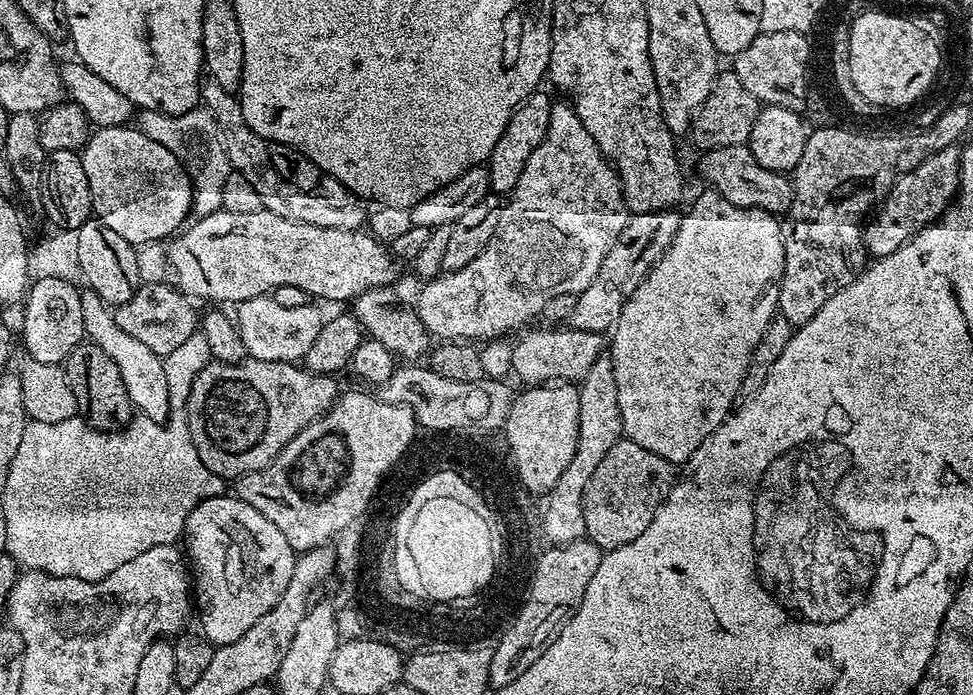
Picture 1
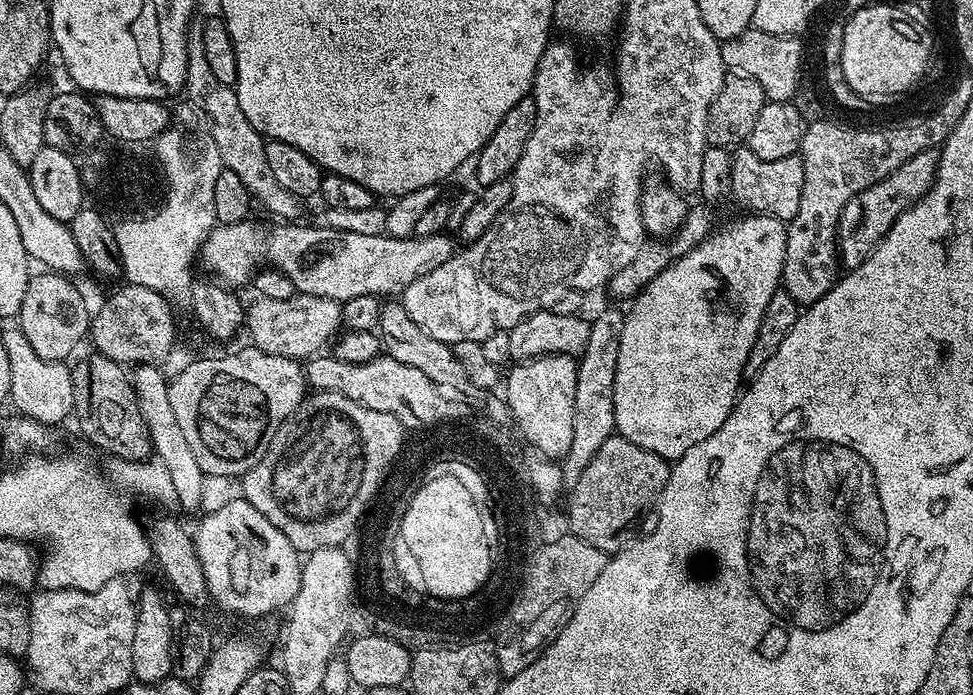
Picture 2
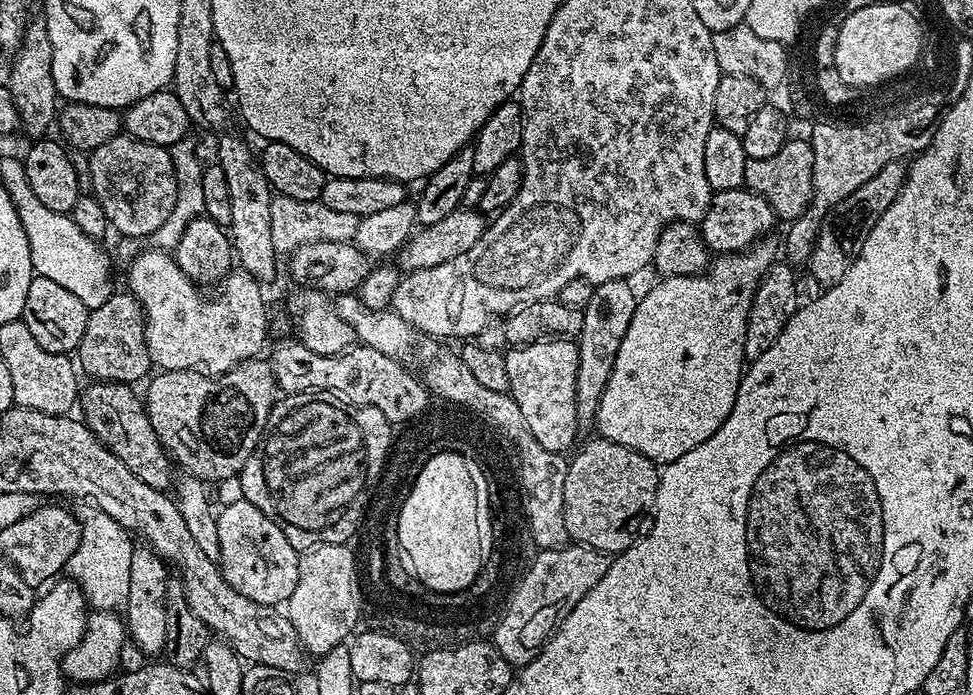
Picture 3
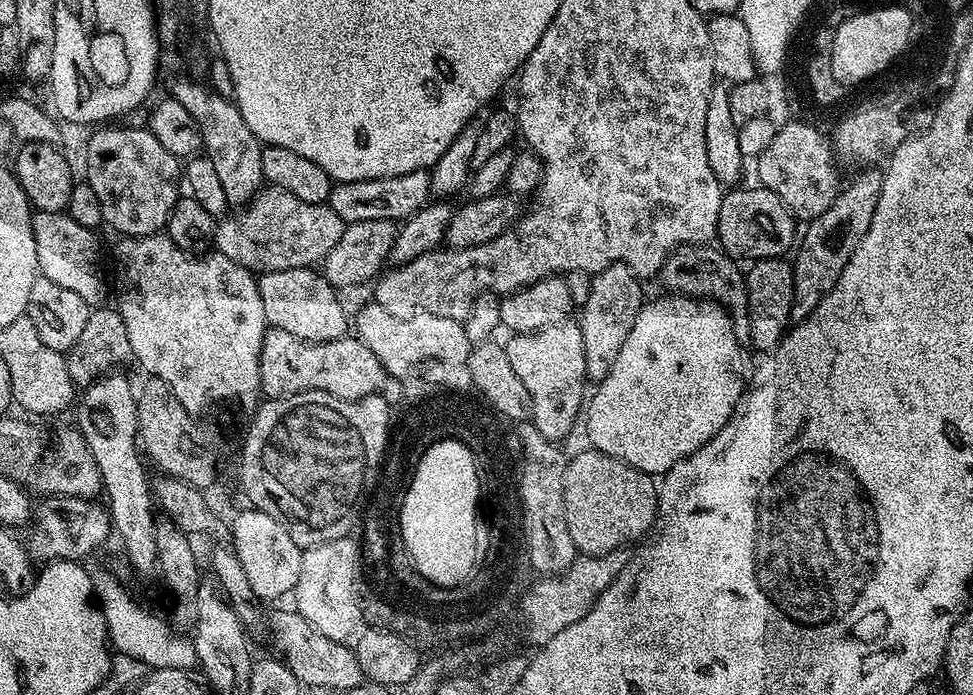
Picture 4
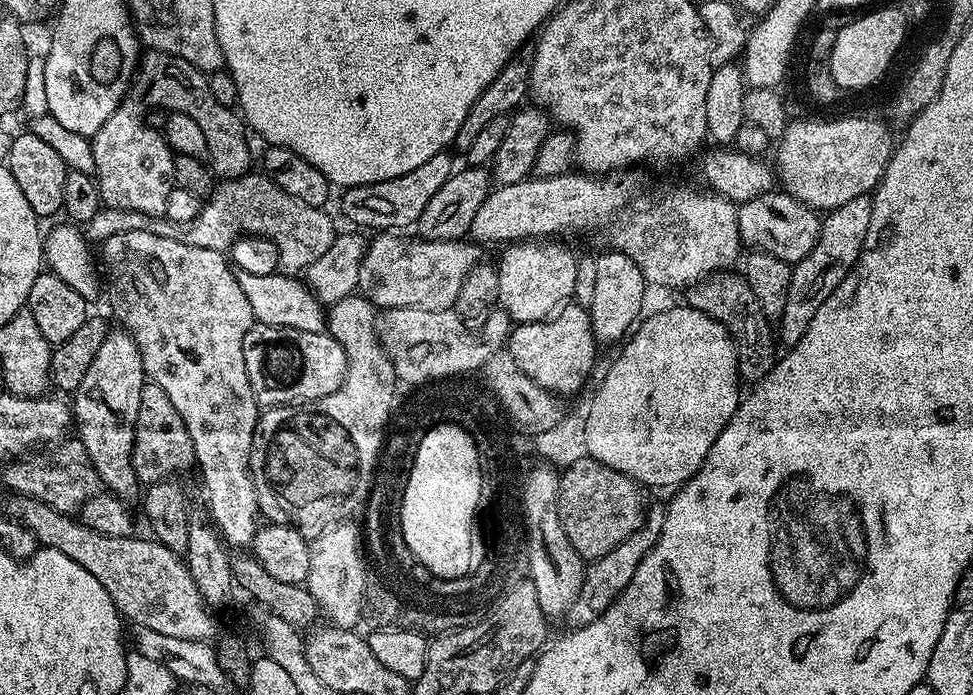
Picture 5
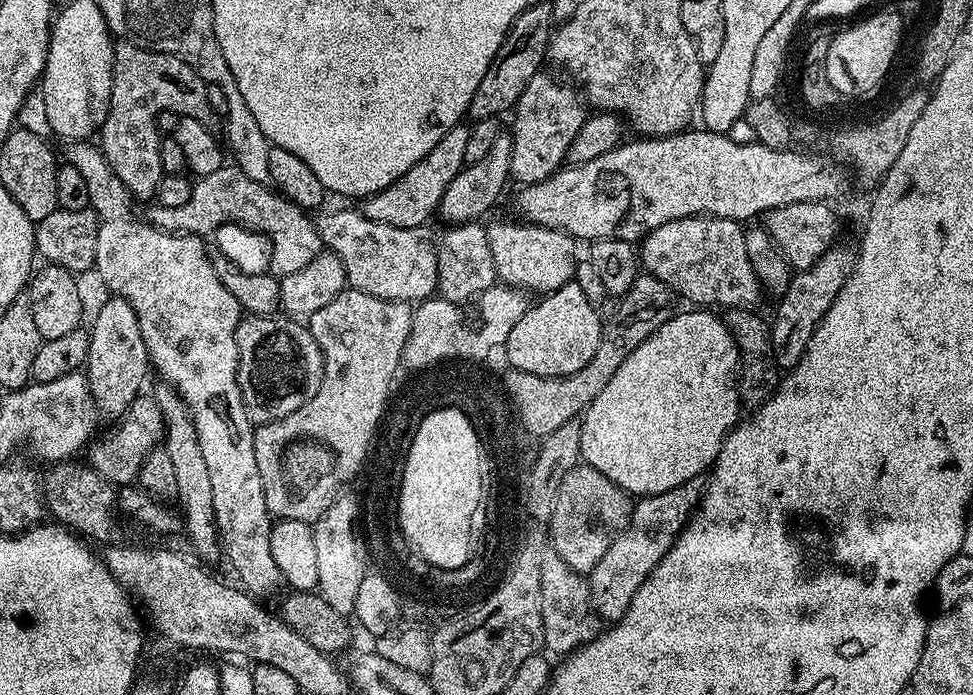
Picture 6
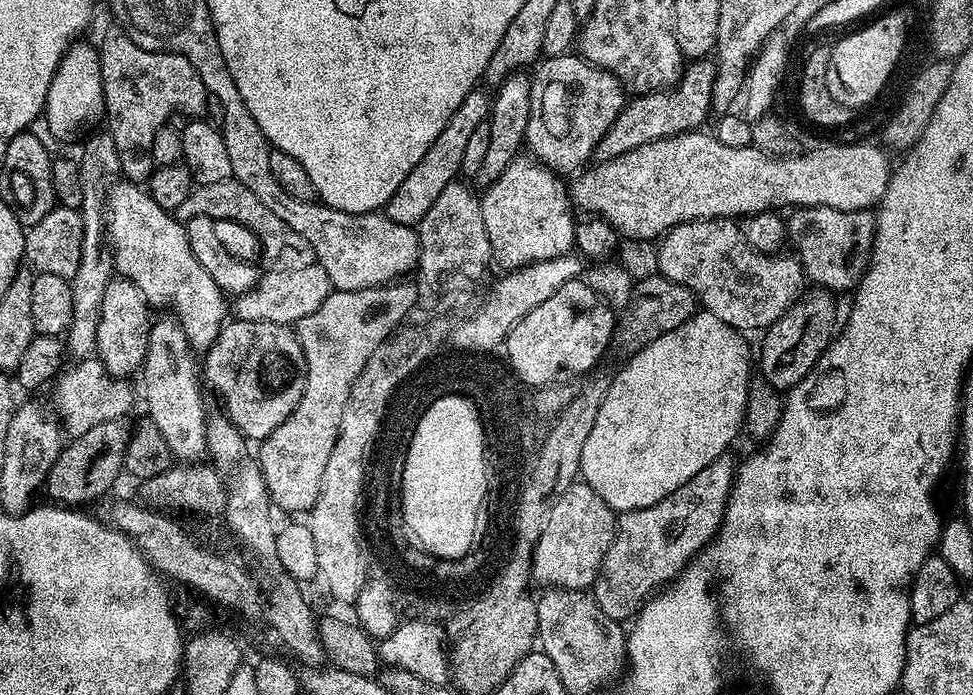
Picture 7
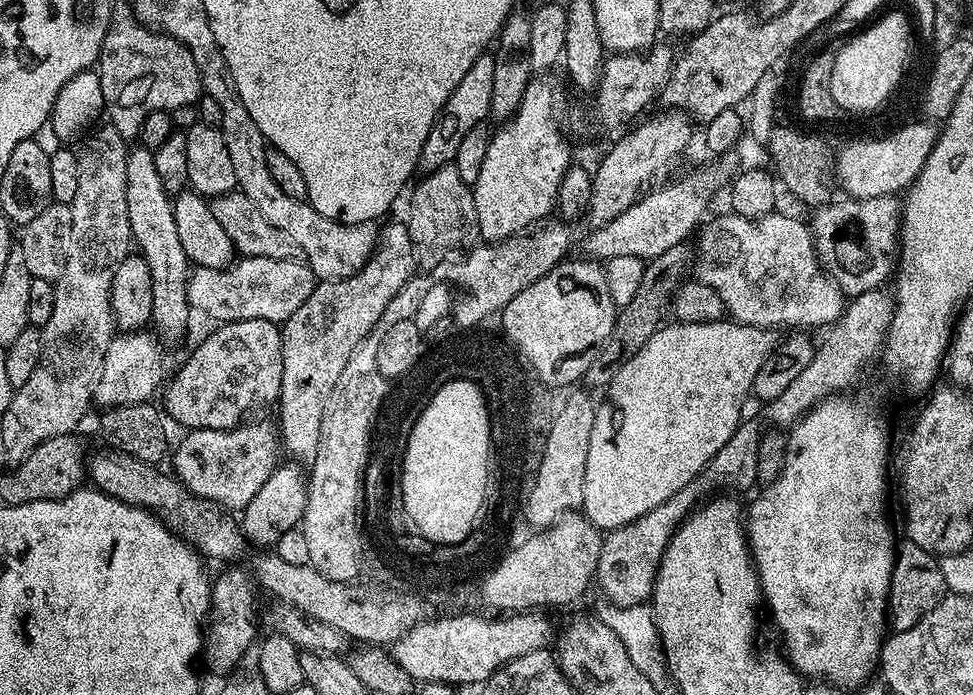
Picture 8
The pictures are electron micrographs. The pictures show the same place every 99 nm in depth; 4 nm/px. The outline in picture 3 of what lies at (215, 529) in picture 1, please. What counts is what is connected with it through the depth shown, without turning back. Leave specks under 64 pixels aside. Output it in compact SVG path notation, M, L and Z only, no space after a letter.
M236 498L233 504L219 510L216 520L221 547L218 563L226 582L234 586L238 594L254 598L254 602L283 605L290 594L294 594L294 586L298 586L298 549L290 546L286 534L282 534L275 522L258 510L258 506L243 498Z

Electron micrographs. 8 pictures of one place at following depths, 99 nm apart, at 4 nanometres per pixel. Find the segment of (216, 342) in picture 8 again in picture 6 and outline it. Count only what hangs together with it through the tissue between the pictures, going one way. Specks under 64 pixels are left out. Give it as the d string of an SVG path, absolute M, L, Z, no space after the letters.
M245 315L236 328L238 344L238 386L242 390L244 405L253 425L269 424L275 420L286 418L286 414L294 414L294 410L306 403L314 394L318 394L318 386L324 381L324 351L314 342L314 334L299 319L283 318L275 320L275 315Z

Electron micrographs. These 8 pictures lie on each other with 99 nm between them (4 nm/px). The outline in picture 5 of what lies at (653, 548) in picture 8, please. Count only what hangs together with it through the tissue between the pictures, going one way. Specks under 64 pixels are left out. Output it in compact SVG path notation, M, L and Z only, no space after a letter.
M653 505L644 519L644 524L629 538L624 539L612 551L608 551L599 559L591 561L586 567L583 576L582 589L578 592L578 598L571 603L570 610L564 617L565 623L573 628L580 628L582 625L589 625L601 617L606 609L620 596L622 590L629 585L630 579L634 576L635 570L641 564L642 558L653 548L660 536L661 528L664 525L665 509Z

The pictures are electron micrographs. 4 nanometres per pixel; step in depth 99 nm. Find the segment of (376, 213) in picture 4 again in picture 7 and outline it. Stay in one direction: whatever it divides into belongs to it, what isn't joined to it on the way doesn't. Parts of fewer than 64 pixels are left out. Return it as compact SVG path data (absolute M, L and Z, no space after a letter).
M477 90L466 94L462 106L458 106L458 110L454 110L454 115L450 117L450 122L446 122L442 134L438 134L438 138L434 138L430 150L426 150L426 154L422 154L422 162L418 162L418 166L414 166L414 170L410 170L410 174L406 174L406 178L402 178L402 186L398 186L398 190L394 190L390 202L384 205L383 215L389 216L391 220L399 224L419 225L426 210L430 210L430 206L438 198L438 194L442 194L442 190L453 184L461 175L462 153L465 152L468 140L473 136L474 130L478 125L487 121L489 107L489 93Z

